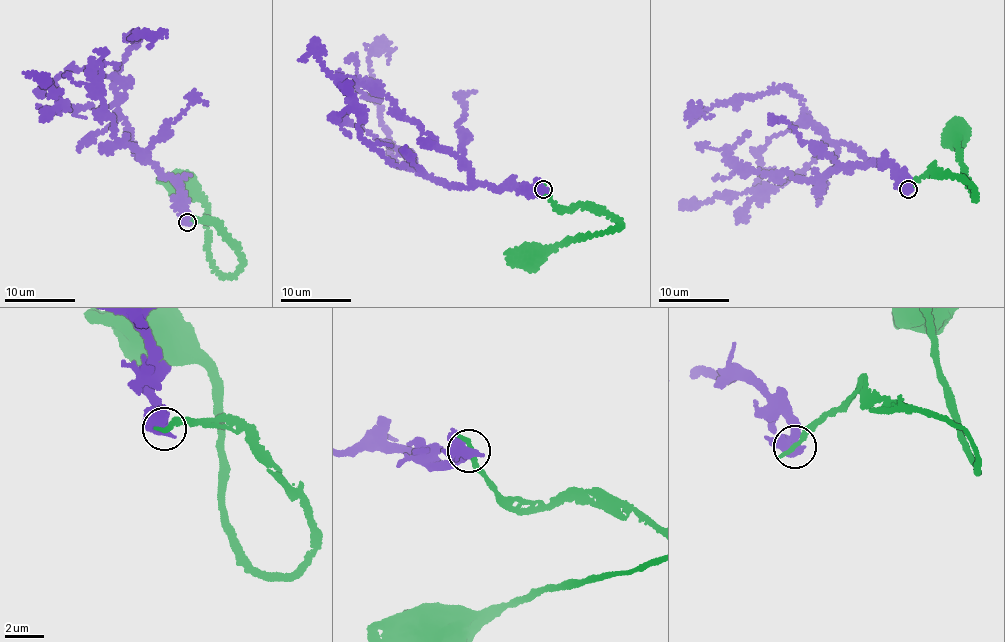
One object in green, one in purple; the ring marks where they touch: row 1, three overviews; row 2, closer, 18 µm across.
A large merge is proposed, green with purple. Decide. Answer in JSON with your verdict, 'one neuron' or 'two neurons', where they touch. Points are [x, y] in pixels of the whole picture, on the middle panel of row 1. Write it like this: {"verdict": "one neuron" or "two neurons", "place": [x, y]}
{"verdict": "two neurons", "place": [543, 189]}

